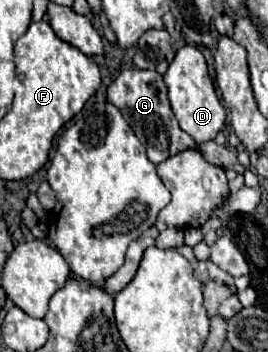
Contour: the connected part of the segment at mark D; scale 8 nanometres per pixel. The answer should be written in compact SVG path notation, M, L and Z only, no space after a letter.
M193 45L181 47L175 53L175 59L171 61L163 79L165 79L165 85L169 89L169 101L171 101L173 113L179 121L179 127L183 131L187 131L195 139L195 143L215 139L215 135L225 125L225 107L221 105L221 101L215 93L215 87L213 87L213 81L209 77L203 53Z

